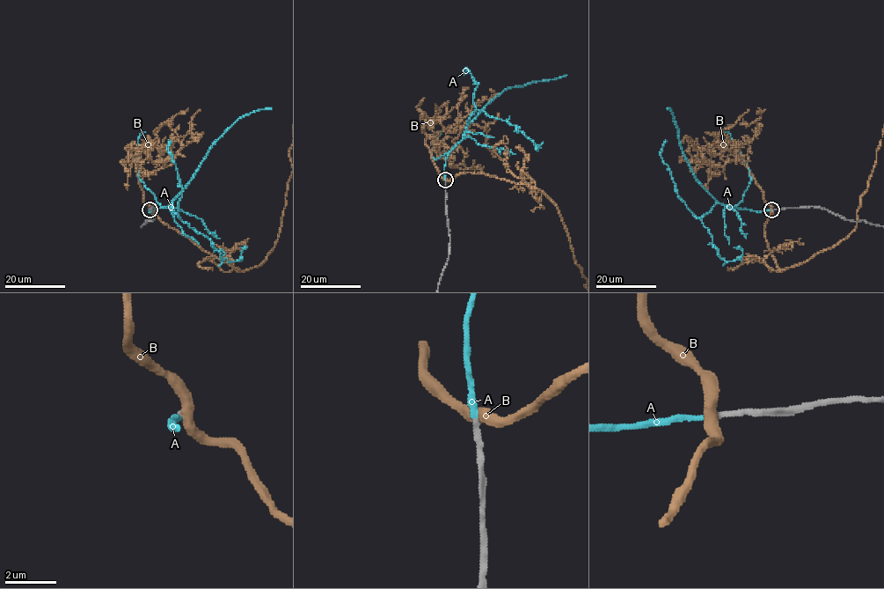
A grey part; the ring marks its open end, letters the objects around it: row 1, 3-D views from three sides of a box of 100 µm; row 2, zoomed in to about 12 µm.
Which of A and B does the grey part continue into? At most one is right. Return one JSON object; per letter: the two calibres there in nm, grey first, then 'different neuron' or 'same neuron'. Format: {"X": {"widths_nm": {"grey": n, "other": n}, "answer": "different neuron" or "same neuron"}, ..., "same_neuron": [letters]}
{"A": {"widths_nm": {"grey": 220, "other": 200}, "answer": "same neuron"}, "B": {"widths_nm": {"grey": 220, "other": 440}, "answer": "different neuron"}, "same_neuron": ["A"]}

